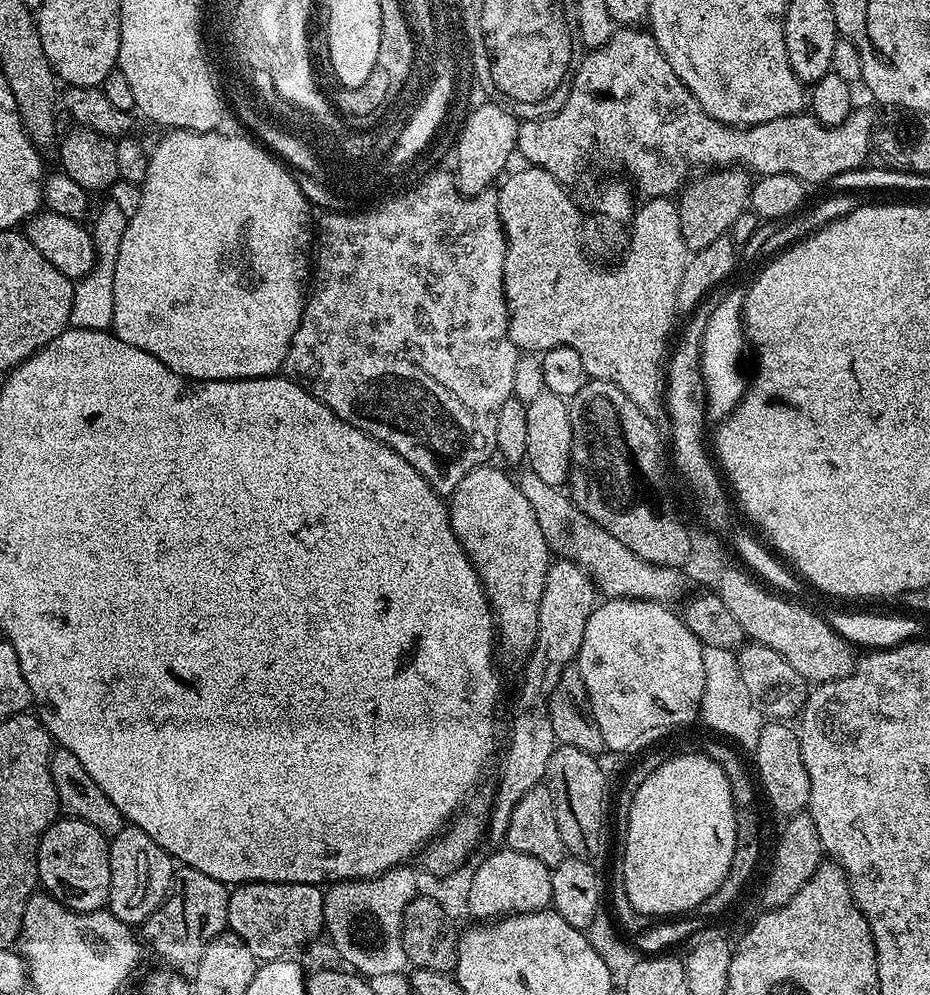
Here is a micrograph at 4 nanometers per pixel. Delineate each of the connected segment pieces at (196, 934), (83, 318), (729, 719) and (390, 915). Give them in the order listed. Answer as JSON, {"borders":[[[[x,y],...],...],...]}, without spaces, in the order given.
{"borders":[[[[177,867],[172,873],[172,889],[168,897],[143,922],[143,943],[147,947],[149,944],[164,959],[161,961],[169,965],[195,965],[202,958],[207,944],[228,928],[228,894],[229,889],[222,882],[210,878],[210,874],[202,874],[202,870],[193,868]]],[[[106,201],[97,212],[95,211],[90,231],[92,241],[95,244],[96,262],[95,266],[82,279],[75,281],[74,302],[71,304],[71,322],[70,326],[78,329],[98,329],[107,331],[112,324],[114,312],[114,262],[117,261],[118,247],[121,245],[122,236],[128,225],[129,213],[125,211],[116,201]]],[[[705,646],[702,662],[706,666],[706,686],[703,687],[699,721],[714,731],[711,733],[731,740],[743,751],[754,752],[758,746],[764,715],[756,707],[750,690],[742,679],[741,671],[738,670],[737,655],[729,648]]],[[[412,866],[391,868],[365,880],[337,880],[323,889],[324,927],[336,952],[349,969],[365,978],[392,976],[406,968],[402,946],[402,918],[406,906],[418,895]]]]}

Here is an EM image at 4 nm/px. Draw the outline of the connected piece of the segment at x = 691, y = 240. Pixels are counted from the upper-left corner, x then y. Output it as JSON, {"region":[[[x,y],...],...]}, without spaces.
{"region":[[[740,166],[712,170],[696,179],[685,184],[678,196],[682,238],[692,252],[702,250],[715,239],[731,233],[738,214],[749,207],[754,183],[753,177]]]}

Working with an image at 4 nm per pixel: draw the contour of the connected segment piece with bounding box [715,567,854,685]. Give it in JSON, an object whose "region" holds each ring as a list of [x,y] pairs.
{"region":[[[743,567],[739,572],[725,573],[724,580],[716,587],[723,605],[734,614],[735,621],[742,626],[749,641],[770,646],[778,650],[794,670],[798,670],[805,682],[813,685],[825,684],[843,676],[849,676],[854,667],[853,645],[849,644],[831,628],[827,619],[800,604],[796,600],[785,598],[769,590]]]}

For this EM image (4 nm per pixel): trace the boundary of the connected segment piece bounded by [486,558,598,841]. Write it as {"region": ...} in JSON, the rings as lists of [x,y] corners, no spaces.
{"region":[[[563,558],[549,563],[546,586],[542,590],[542,602],[538,610],[538,634],[530,655],[523,661],[524,681],[512,708],[512,733],[508,736],[508,753],[500,768],[500,781],[496,784],[496,797],[492,800],[492,813],[486,816],[486,832],[503,841],[508,835],[510,814],[523,795],[539,787],[548,775],[550,754],[558,746],[554,726],[550,722],[548,703],[564,668],[579,657],[582,634],[586,634],[586,622],[598,603],[598,589],[585,568],[573,560]]]}

